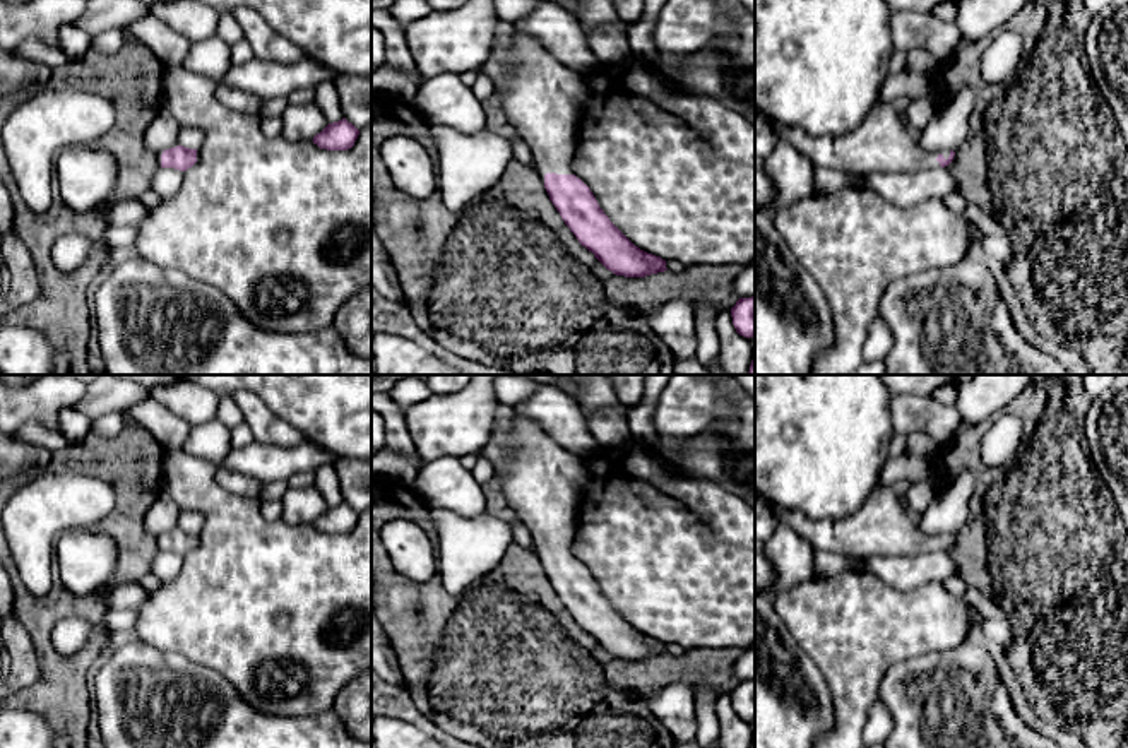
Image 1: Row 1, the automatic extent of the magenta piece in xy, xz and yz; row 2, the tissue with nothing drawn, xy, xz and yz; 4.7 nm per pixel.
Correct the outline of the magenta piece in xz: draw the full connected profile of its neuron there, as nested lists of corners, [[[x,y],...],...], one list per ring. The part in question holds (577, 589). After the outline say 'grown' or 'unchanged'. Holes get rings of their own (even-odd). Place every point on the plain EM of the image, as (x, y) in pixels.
[[[514,409],[508,426],[508,447],[498,443],[500,430],[495,426],[488,443],[479,450],[495,467],[505,491],[508,512],[514,512],[529,529],[536,555],[541,560],[549,584],[579,626],[613,657],[645,661],[664,656],[666,644],[635,630],[604,597],[591,572],[573,558],[572,541],[580,520],[580,505],[589,481],[585,459],[560,445],[532,418]]] | grown

